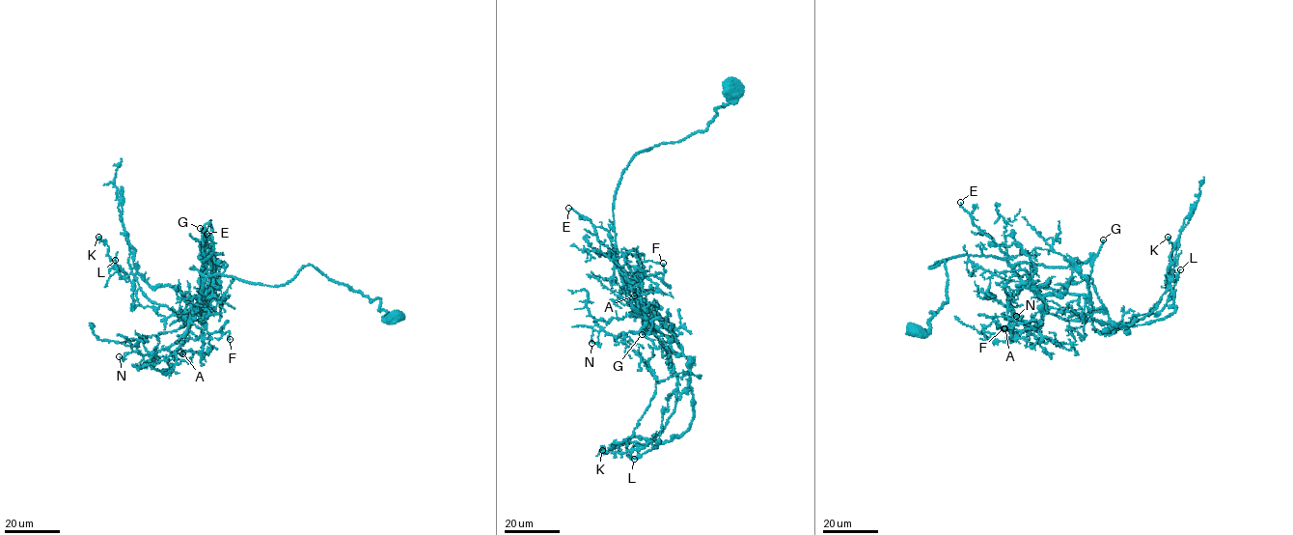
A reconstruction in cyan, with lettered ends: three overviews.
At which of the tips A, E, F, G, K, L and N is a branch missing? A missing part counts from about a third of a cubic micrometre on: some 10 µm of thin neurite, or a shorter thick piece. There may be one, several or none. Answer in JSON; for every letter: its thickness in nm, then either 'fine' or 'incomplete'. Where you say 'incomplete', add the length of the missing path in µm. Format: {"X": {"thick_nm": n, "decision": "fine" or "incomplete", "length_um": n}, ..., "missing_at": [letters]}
{"A": {"thick_nm": 320, "decision": "fine"}, "E": {"thick_nm": 280, "decision": "incomplete", "length_um": 50}, "F": {"thick_nm": 240, "decision": "fine"}, "G": {"thick_nm": 280, "decision": "incomplete", "length_um": 140}, "K": {"thick_nm": 320, "decision": "fine"}, "L": {"thick_nm": 160, "decision": "fine"}, "N": {"thick_nm": 190, "decision": "fine"}, "missing_at": ["E", "G"]}

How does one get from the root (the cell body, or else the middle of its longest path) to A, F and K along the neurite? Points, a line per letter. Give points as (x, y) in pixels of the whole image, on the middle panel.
A: (733, 88), (706, 129), (639, 152), (622, 173), (617, 262), (630, 282), (657, 286), (634, 295)
F: (733, 88), (706, 129), (639, 152), (621, 176), (617, 262), (634, 283), (662, 278), (663, 263)
K: (733, 88), (706, 129), (635, 154), (616, 192), (617, 262), (666, 351), (676, 400), (644, 447), (602, 450)

